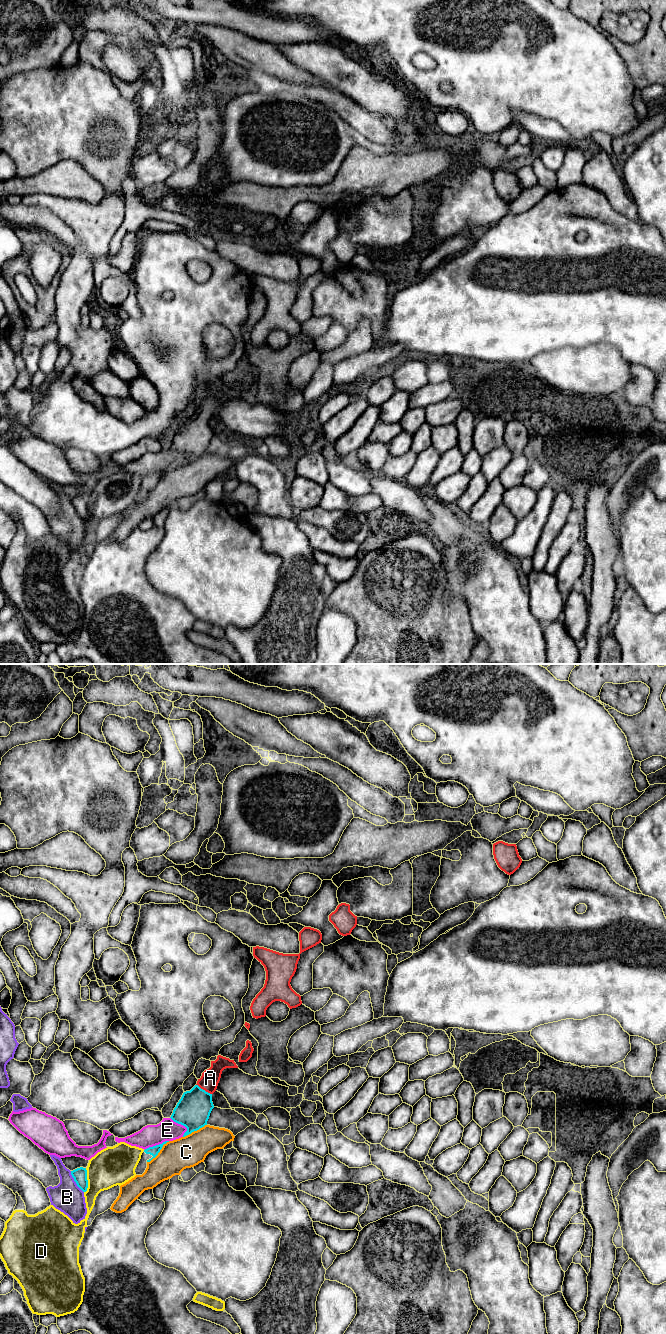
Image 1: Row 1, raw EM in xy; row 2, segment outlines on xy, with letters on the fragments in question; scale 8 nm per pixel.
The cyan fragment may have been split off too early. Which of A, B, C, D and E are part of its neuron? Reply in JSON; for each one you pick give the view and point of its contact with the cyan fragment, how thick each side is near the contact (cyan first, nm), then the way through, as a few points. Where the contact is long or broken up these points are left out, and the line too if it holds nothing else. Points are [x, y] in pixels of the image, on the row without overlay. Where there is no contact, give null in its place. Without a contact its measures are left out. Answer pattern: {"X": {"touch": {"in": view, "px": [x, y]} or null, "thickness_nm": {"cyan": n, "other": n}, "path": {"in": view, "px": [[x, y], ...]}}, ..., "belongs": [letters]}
{"A": {"touch": {"in": "xy", "px": [204, 418]}, "thickness_nm": {"cyan": 280, "other": 150}, "path": {"in": "xy", "px": [[193, 438], [204, 418], [210, 406]]}}, "belongs": ["A"]}

